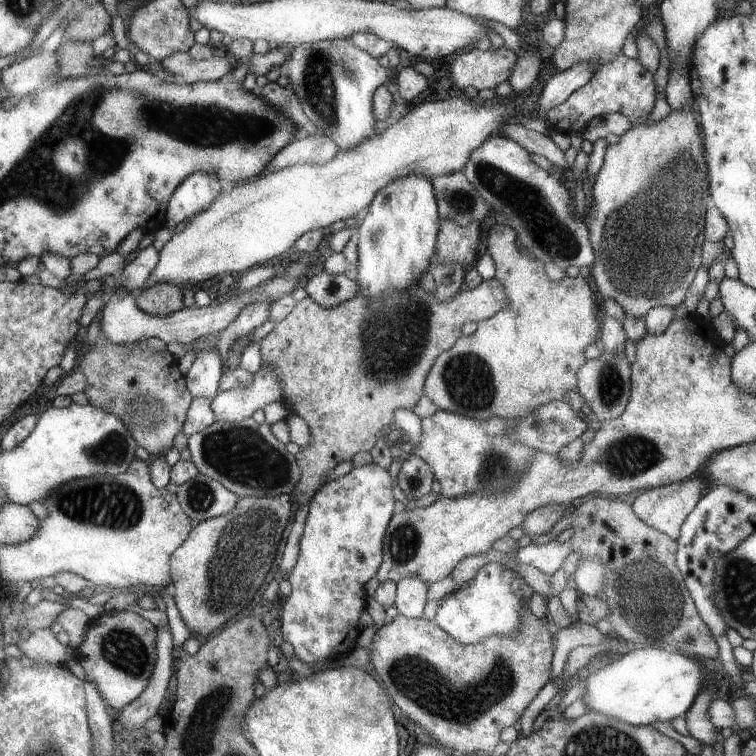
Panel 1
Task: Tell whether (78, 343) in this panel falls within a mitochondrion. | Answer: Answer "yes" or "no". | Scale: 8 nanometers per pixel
no

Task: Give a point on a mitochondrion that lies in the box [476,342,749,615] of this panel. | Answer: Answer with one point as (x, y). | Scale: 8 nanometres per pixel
(630, 456)

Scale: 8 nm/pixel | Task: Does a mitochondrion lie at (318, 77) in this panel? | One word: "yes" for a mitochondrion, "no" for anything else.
yes

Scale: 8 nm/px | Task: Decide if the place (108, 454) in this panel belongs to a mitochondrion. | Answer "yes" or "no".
yes

